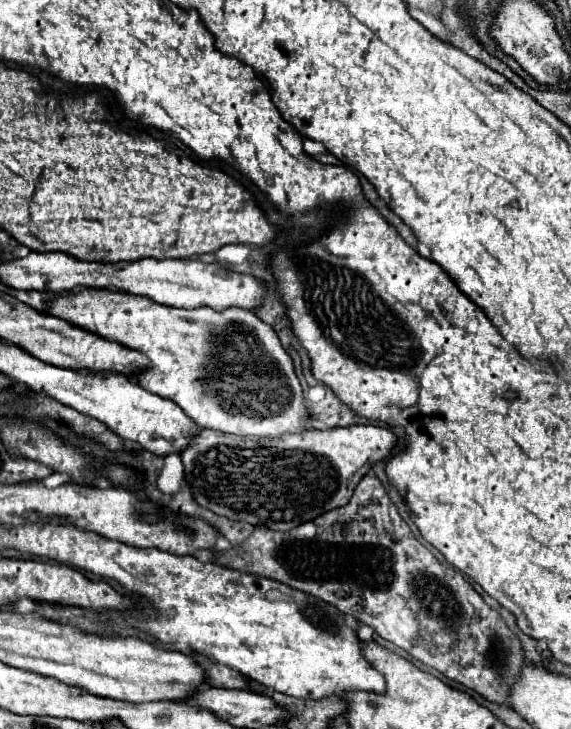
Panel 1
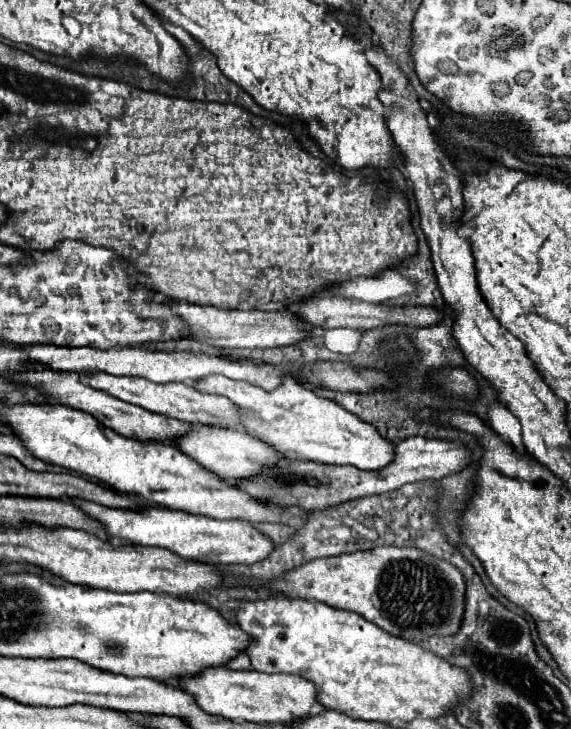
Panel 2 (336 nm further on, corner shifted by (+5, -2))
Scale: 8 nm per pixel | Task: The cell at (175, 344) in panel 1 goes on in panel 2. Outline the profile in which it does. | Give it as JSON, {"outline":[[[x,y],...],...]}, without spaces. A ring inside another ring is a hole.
{"outline":[[[205,376],[193,382],[195,388],[207,394],[221,394],[229,398],[239,410],[245,424],[245,430],[259,440],[265,440],[279,452],[297,460],[313,460],[319,464],[335,466],[355,466],[359,470],[381,470],[393,460],[395,444],[385,440],[371,424],[363,422],[359,416],[347,412],[337,402],[317,396],[313,390],[307,390],[297,380],[289,376],[283,378],[283,384],[271,392],[241,380],[231,380],[225,376]]]}

